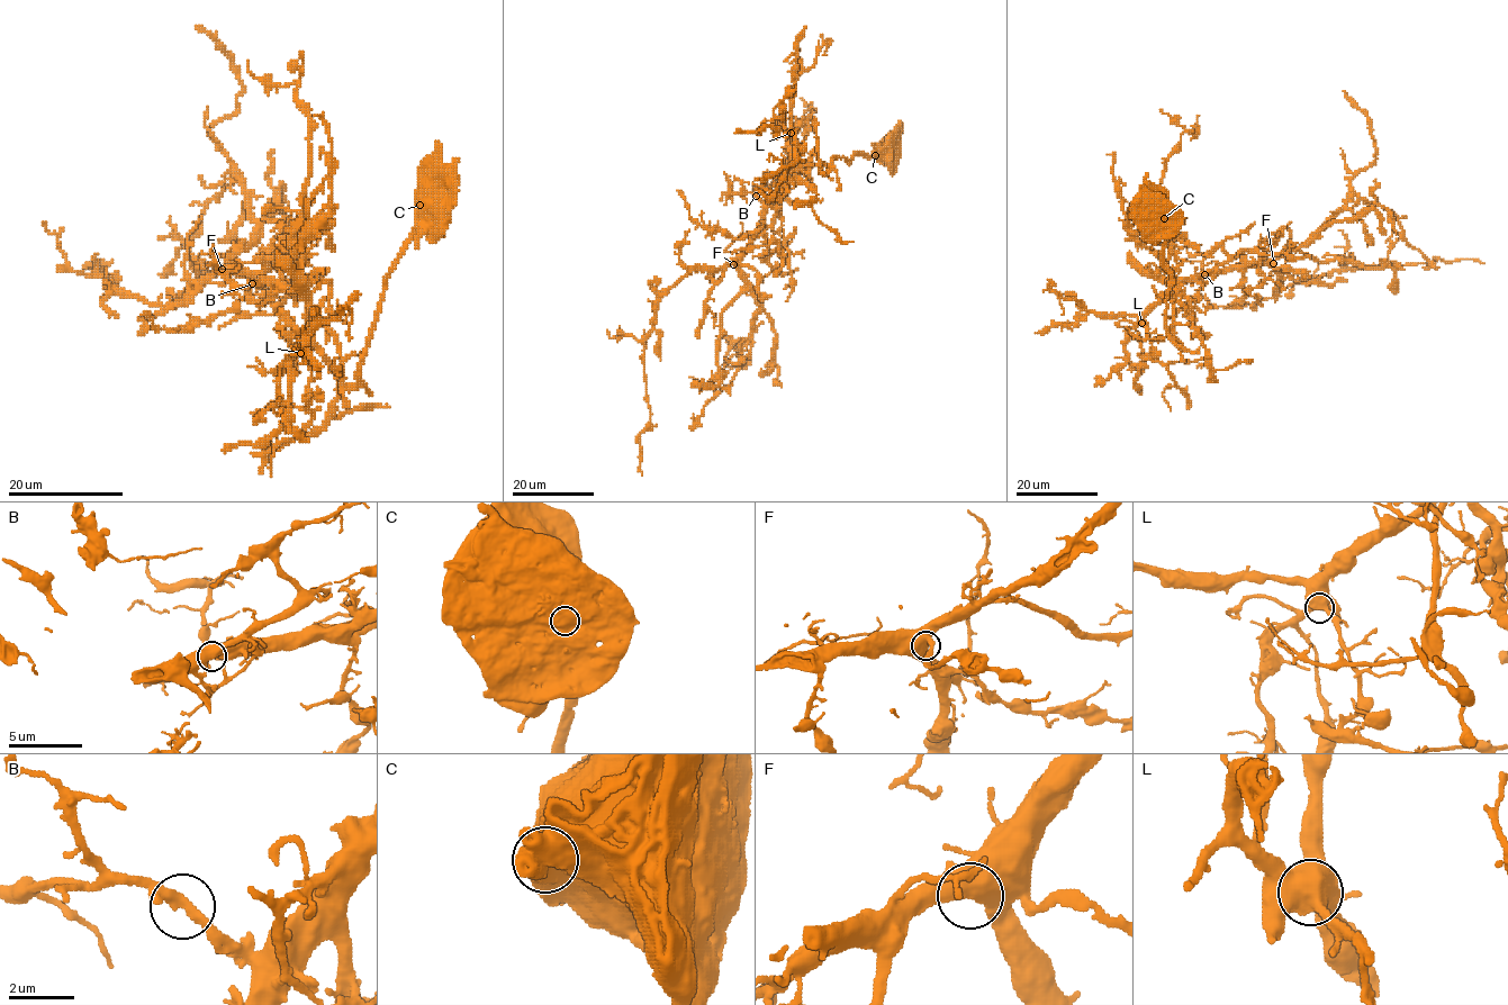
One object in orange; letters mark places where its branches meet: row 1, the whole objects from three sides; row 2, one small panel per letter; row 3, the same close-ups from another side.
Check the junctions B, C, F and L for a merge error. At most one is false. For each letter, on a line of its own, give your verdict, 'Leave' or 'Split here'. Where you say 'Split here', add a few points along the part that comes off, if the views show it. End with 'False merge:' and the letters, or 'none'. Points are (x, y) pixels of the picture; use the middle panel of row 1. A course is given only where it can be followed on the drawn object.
B: Leave
C: Leave
F: Leave
L: Leave
False merge: none

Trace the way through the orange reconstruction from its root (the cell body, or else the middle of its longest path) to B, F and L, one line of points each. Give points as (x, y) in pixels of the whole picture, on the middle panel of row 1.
B: (885, 151), (856, 155), (849, 161), (834, 157), (824, 172), (819, 164), (801, 165), (766, 201), (756, 196)
F: (885, 151), (849, 161), (834, 157), (824, 172), (819, 164), (794, 169), (768, 205), (761, 232), (733, 264)
L: (885, 151), (849, 161), (834, 157), (821, 172), (819, 164), (801, 164), (800, 145), (791, 133)

